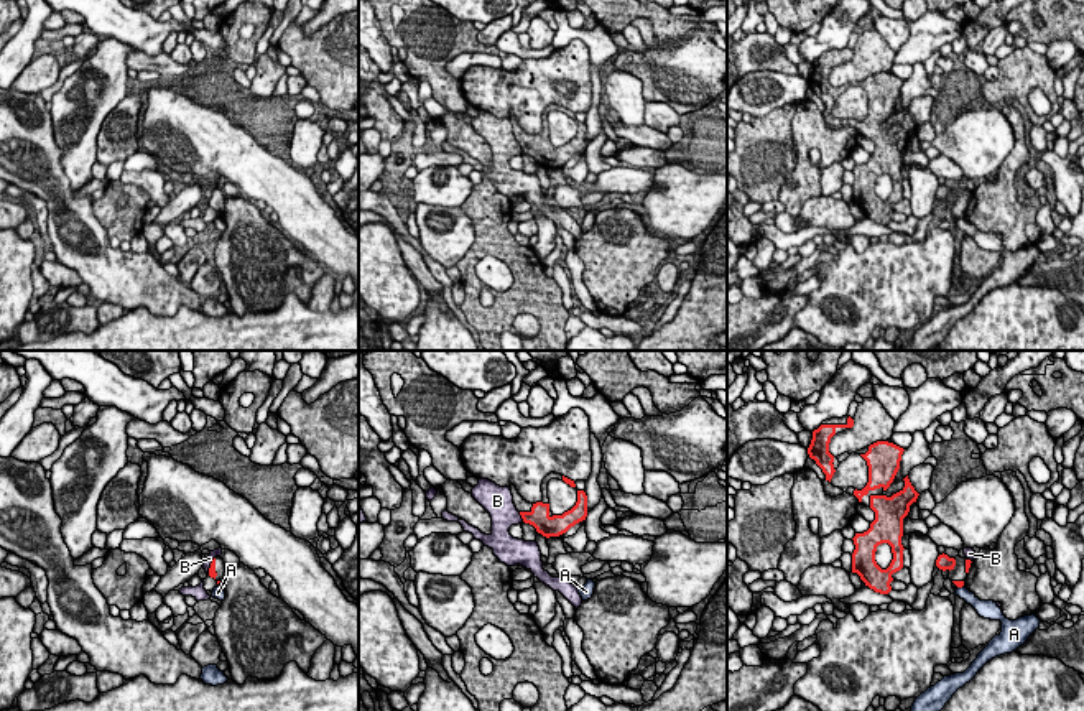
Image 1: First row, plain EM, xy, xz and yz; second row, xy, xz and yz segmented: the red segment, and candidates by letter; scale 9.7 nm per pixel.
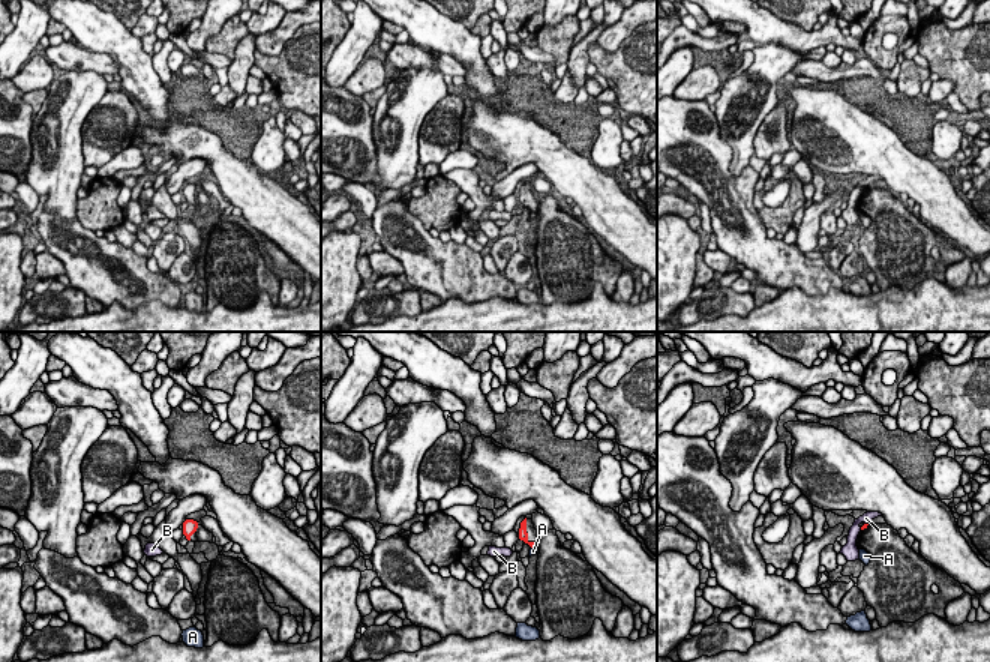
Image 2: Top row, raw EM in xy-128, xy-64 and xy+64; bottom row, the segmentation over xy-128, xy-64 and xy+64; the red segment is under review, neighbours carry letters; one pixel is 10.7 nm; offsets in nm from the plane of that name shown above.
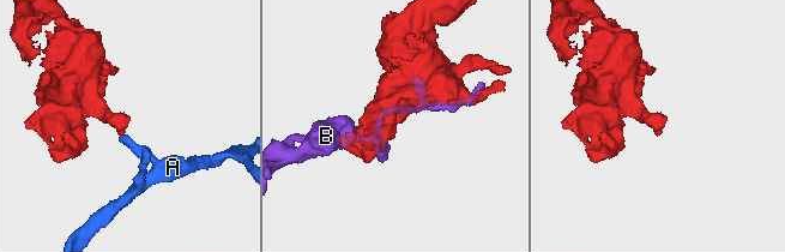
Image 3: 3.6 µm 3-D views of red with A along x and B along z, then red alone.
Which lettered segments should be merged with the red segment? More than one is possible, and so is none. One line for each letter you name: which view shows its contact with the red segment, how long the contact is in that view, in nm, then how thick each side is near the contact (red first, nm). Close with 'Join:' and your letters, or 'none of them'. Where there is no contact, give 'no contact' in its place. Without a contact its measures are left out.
Join: none of them

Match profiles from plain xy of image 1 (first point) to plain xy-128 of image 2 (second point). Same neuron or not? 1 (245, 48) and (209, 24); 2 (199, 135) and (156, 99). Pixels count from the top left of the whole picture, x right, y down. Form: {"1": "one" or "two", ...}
{"1": "two", "2": "two"}

